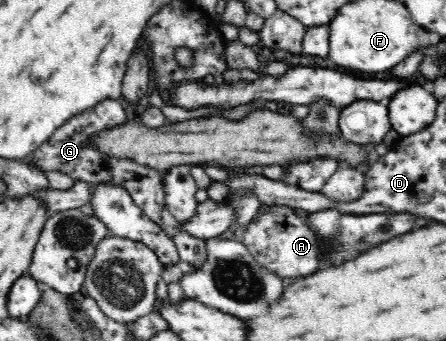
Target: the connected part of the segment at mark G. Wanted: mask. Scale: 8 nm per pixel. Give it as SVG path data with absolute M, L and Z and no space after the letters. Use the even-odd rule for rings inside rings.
M106 99L64 124L63 128L60 128L55 136L48 140L48 143L44 143L36 153L32 154L32 163L46 172L62 172L75 182L82 181L90 185L95 183L123 184L131 192L136 205L172 237L178 249L179 259L192 265L195 269L199 269L207 260L206 241L192 238L179 229L178 219L168 211L165 203L160 171L150 166L143 166L130 158L115 158L110 154L105 154L93 143L93 139L96 139L101 133L112 131L117 126L128 125L134 120L121 99Z

